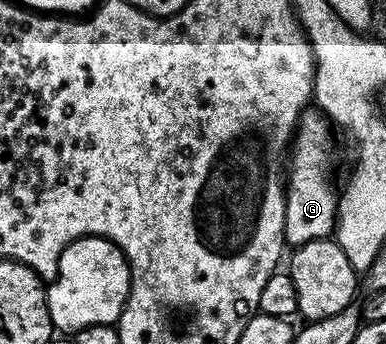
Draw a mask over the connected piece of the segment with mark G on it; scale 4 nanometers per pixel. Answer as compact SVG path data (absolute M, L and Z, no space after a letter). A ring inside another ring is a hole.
M306 109L287 155L285 185L285 242L290 248L302 247L307 241L328 239L337 226L338 188L329 184L329 150L333 139L329 136L330 120L317 109Z

